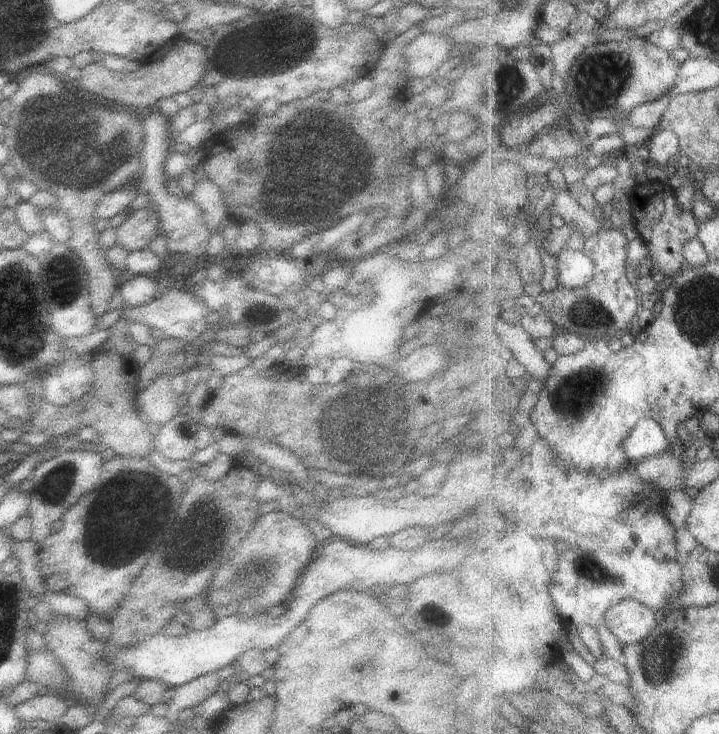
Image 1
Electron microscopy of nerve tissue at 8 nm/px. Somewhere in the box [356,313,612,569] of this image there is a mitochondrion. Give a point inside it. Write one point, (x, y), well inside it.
(588, 385)

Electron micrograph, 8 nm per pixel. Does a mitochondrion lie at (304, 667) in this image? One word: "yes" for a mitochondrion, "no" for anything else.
no

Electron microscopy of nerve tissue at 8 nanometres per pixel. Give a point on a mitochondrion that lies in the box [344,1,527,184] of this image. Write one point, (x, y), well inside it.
(509, 85)

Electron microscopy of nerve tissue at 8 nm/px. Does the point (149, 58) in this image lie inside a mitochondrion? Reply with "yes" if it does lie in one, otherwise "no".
no

